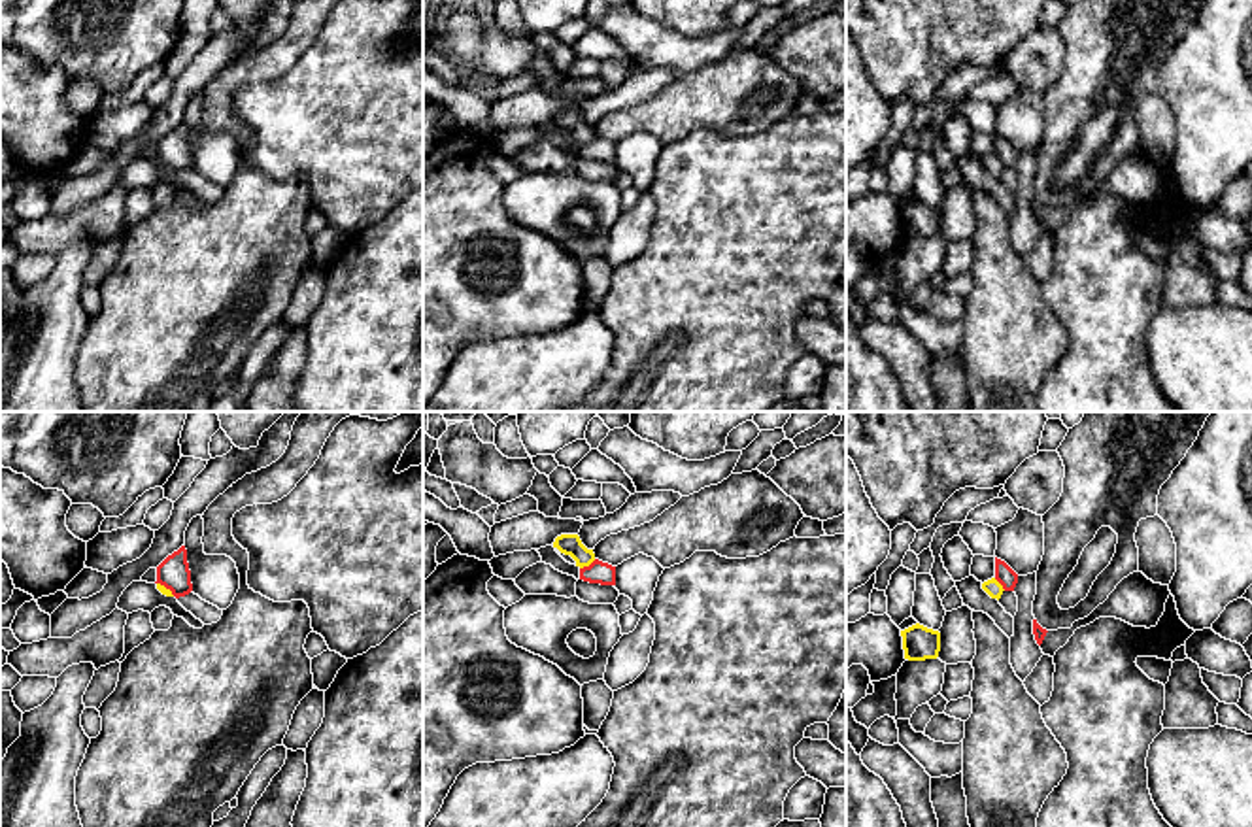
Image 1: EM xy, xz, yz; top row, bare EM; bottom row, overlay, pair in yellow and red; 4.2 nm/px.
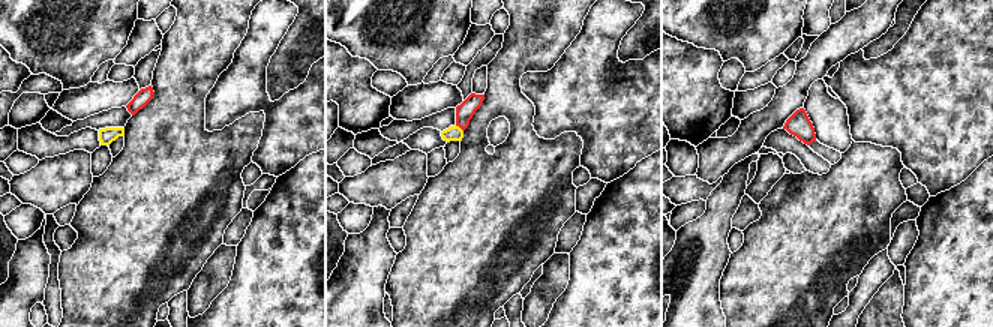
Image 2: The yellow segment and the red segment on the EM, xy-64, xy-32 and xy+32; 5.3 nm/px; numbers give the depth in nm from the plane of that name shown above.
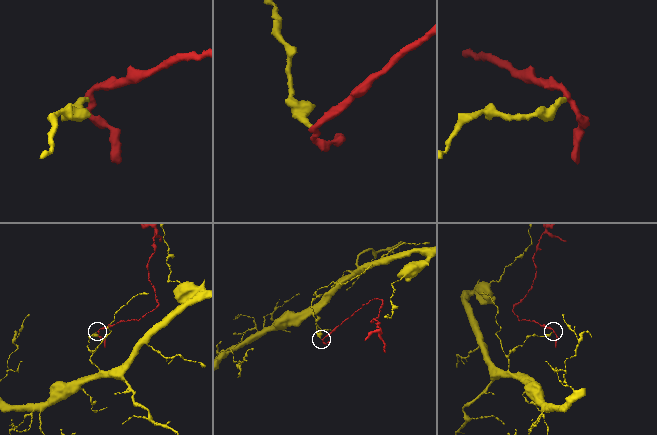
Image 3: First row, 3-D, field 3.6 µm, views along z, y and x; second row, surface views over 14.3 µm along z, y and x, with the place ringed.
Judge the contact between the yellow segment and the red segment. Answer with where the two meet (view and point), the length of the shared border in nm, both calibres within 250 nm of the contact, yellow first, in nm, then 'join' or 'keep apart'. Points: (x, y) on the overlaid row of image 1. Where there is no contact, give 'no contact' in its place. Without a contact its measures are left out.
contact xz (588, 565); length 80 nm; calibres 90 and 100 nm; keep apart

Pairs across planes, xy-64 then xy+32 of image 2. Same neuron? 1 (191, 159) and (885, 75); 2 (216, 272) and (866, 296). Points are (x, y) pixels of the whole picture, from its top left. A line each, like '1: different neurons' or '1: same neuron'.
1: different neurons
2: different neurons

